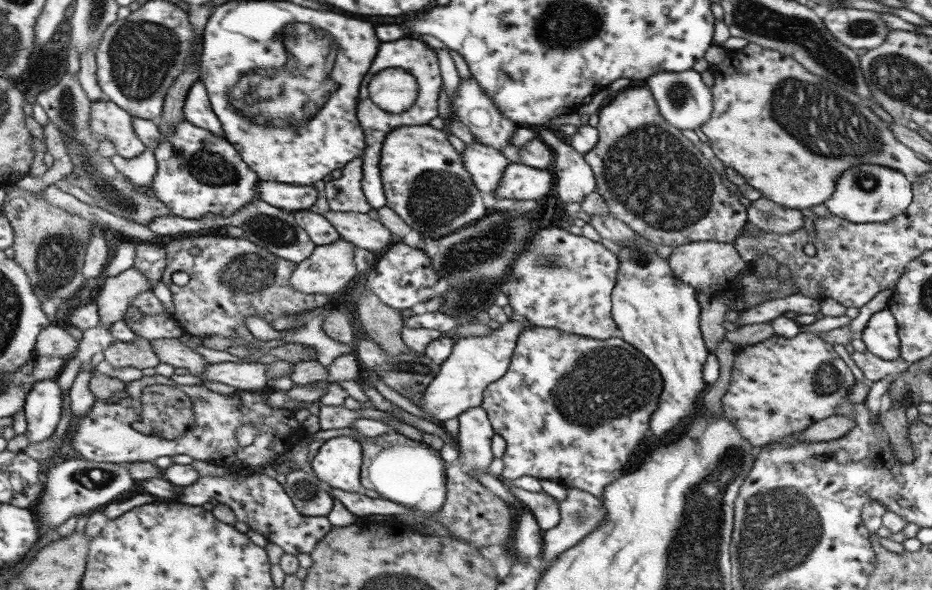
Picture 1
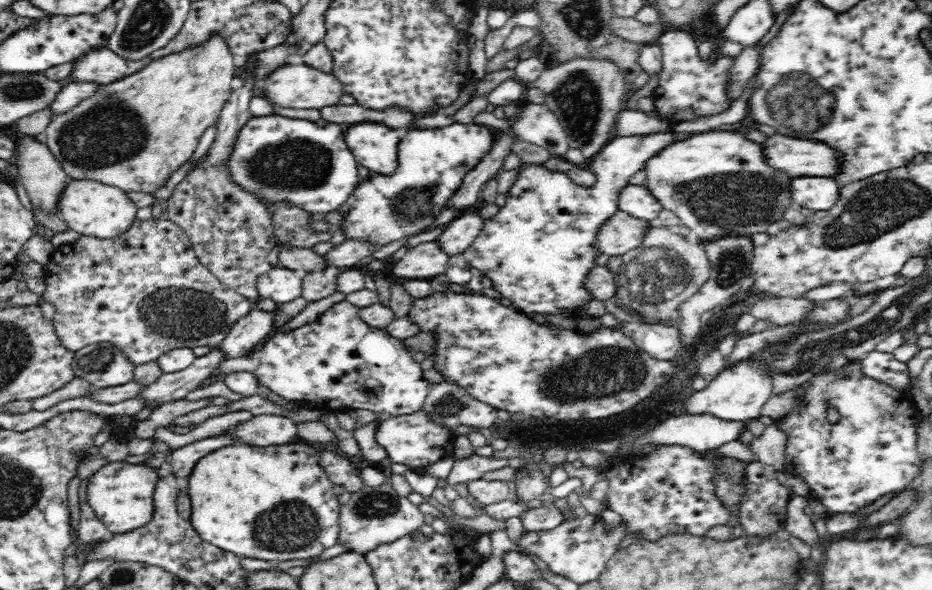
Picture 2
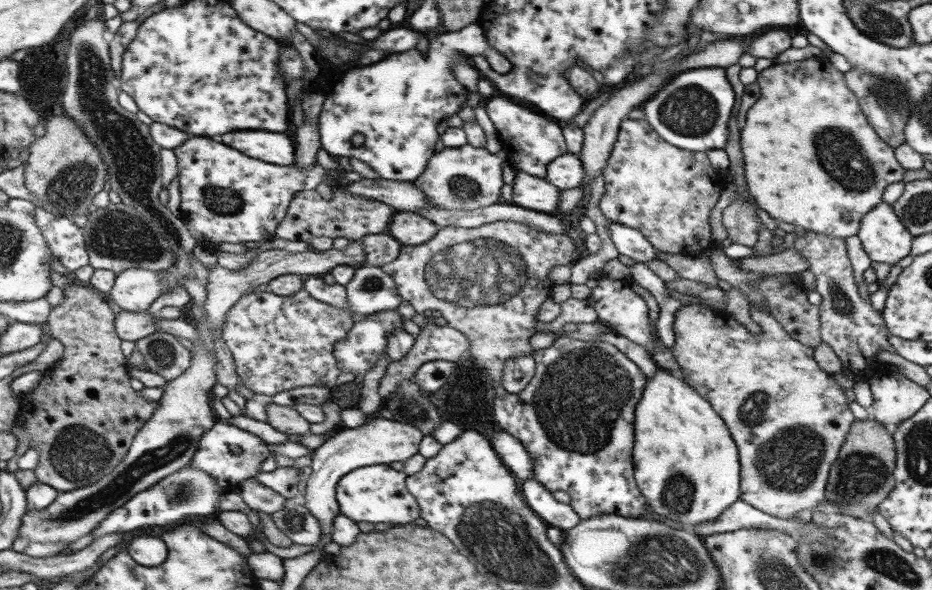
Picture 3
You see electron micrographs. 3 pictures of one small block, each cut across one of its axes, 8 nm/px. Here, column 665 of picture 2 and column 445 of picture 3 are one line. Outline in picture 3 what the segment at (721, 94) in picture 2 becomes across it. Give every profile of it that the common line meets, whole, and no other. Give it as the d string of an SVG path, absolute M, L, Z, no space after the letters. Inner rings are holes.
M477 23L464 26L458 32L443 32L428 40L428 50L425 56L421 56L417 50L391 54L371 66L347 69L347 74L333 83L330 90L324 92L321 112L319 112L319 136L320 146L333 156L347 156L351 160L364 162L371 167L379 179L398 180L412 182L425 170L427 160L433 151L433 145L439 140L437 125L445 121L451 115L456 114L465 105L465 100L471 94L455 80L451 67L453 59L457 57L471 58L475 55L485 57L487 64L493 71L505 74L510 70L511 64L487 43L483 28ZM353 134L361 134L363 143L353 146L350 142Z

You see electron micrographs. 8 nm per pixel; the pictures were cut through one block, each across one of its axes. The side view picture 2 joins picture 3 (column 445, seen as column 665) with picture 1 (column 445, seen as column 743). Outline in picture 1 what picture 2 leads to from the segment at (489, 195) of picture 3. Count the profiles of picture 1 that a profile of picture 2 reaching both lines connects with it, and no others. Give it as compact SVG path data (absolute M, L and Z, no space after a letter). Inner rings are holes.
M428 124L393 128L383 138L378 166L386 198L385 206L391 208L410 229L417 231L423 237L435 236L440 239L487 214L482 194L473 185L471 175L465 171L460 153L453 149L441 129L435 129Z

